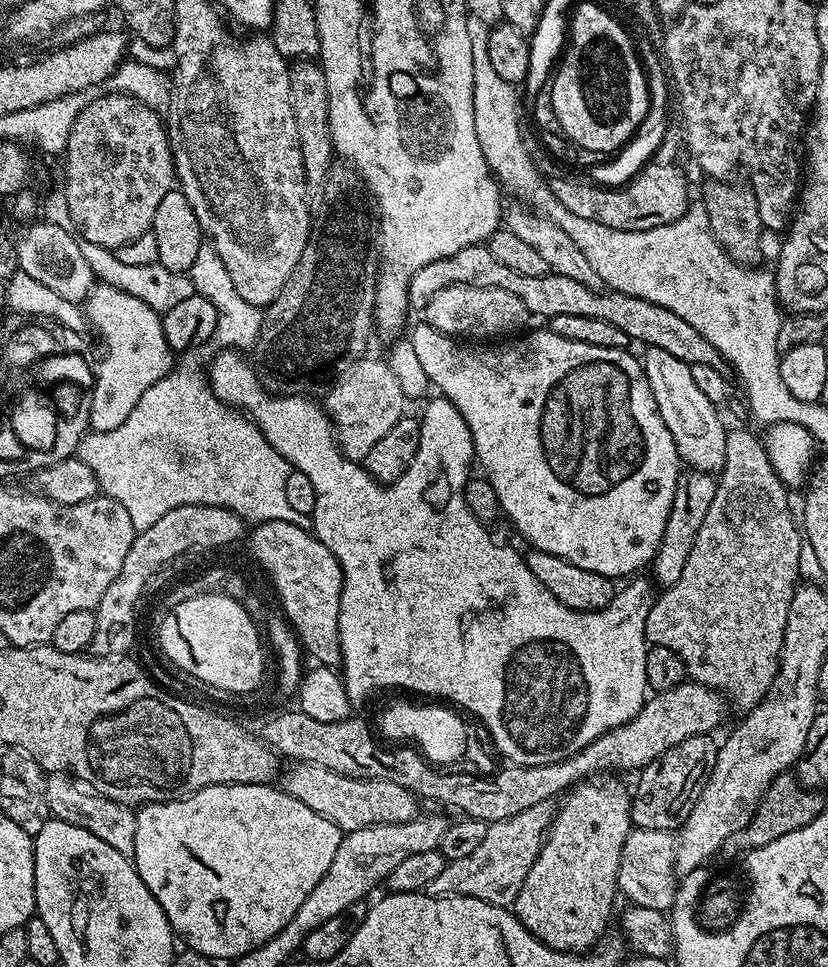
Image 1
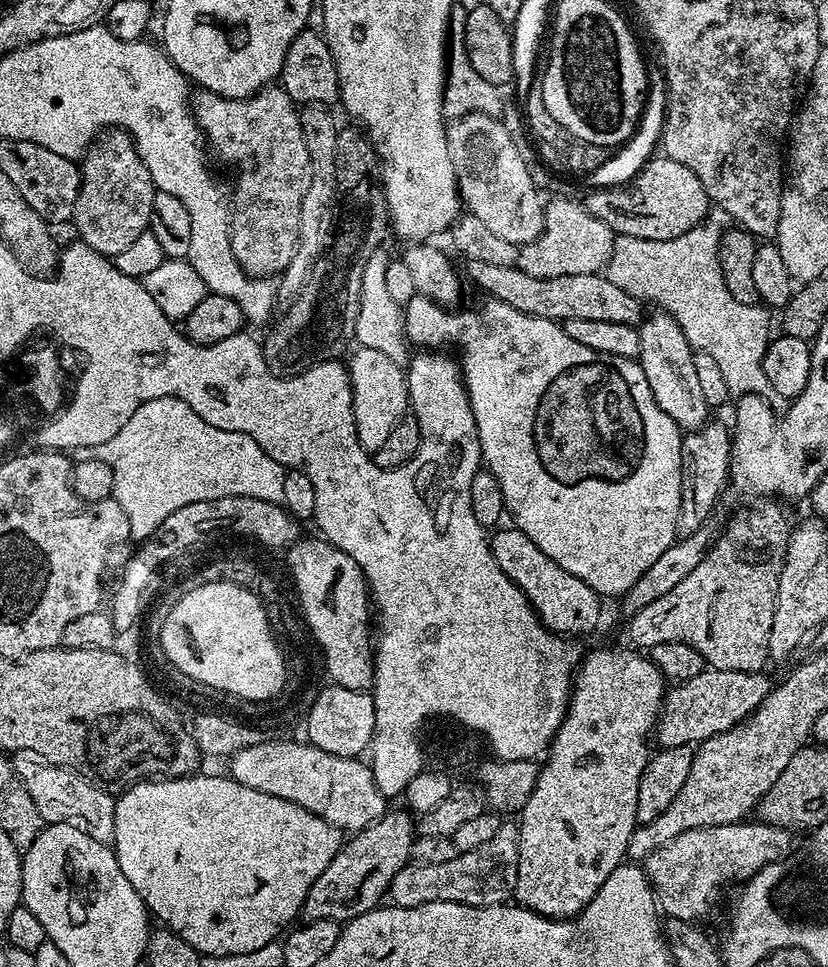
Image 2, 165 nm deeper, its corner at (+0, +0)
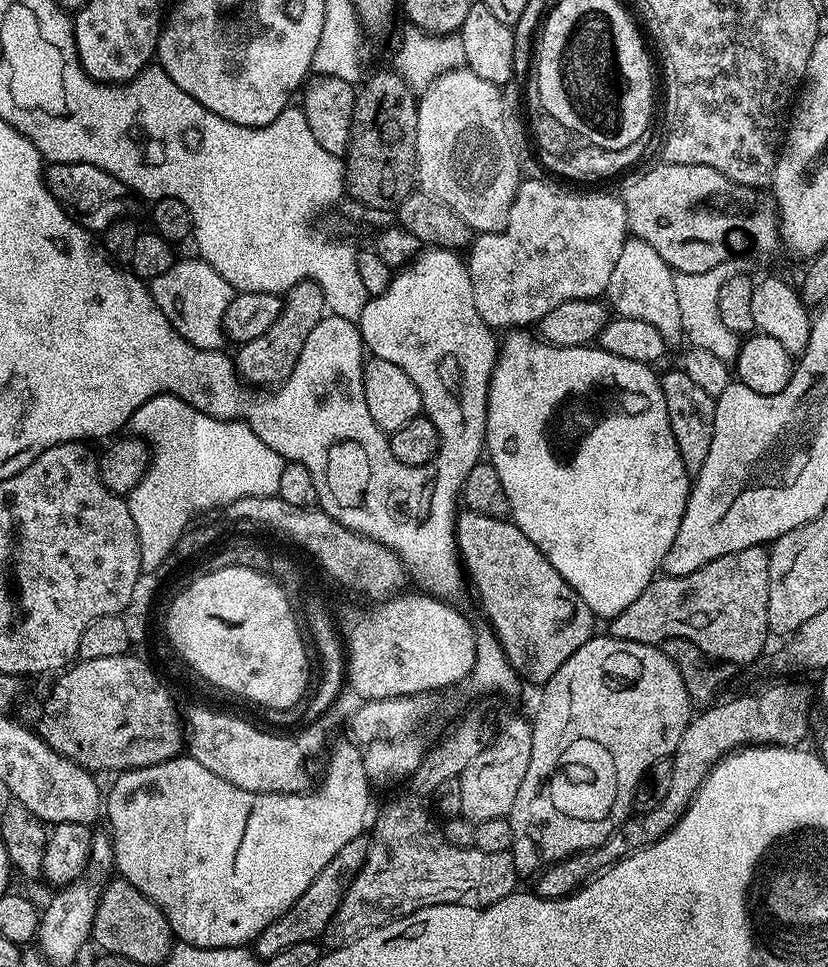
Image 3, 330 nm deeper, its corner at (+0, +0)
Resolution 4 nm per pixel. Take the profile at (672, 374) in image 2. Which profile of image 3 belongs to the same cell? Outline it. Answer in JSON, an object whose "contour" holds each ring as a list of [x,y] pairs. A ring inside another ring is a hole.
{"contour":[[[629,238],[622,246],[622,254],[618,254],[618,262],[610,274],[606,300],[616,316],[650,322],[650,326],[662,334],[665,345],[672,346],[685,339],[672,267],[664,261],[662,254],[658,254],[658,250],[654,250],[654,246],[650,246],[650,242]]]}

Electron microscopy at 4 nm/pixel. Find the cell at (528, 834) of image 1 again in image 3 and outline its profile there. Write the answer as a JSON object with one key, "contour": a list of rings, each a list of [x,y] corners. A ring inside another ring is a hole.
{"contour":[[[396,800],[371,825],[372,836],[362,870],[350,882],[342,906],[334,910],[322,937],[329,949],[343,948],[369,928],[380,928],[423,908],[461,904],[484,908],[517,891],[518,873],[511,852],[486,854],[446,842],[441,825],[428,820],[421,801]]]}

